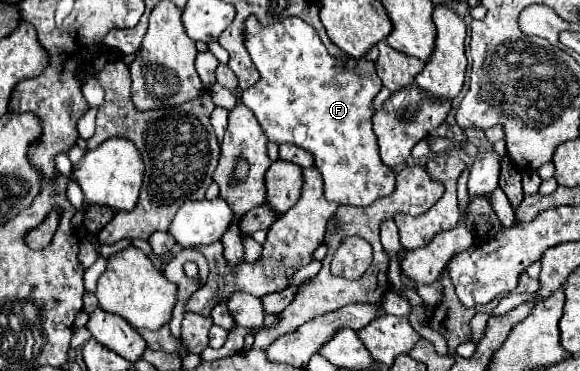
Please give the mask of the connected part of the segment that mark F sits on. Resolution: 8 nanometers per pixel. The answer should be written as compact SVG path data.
M249 17L245 23L245 35L247 51L257 71L261 73L261 79L241 93L241 101L255 113L267 139L279 145L293 143L313 155L315 167L325 181L327 201L335 201L339 205L367 207L379 197L391 195L391 191L395 189L395 173L393 169L387 169L379 159L379 147L375 131L371 127L373 99L383 87L375 71L375 63L367 61L365 57L355 59L347 55L335 59L327 53L313 27L303 23L299 17L291 17L269 27L261 27L255 17Z

